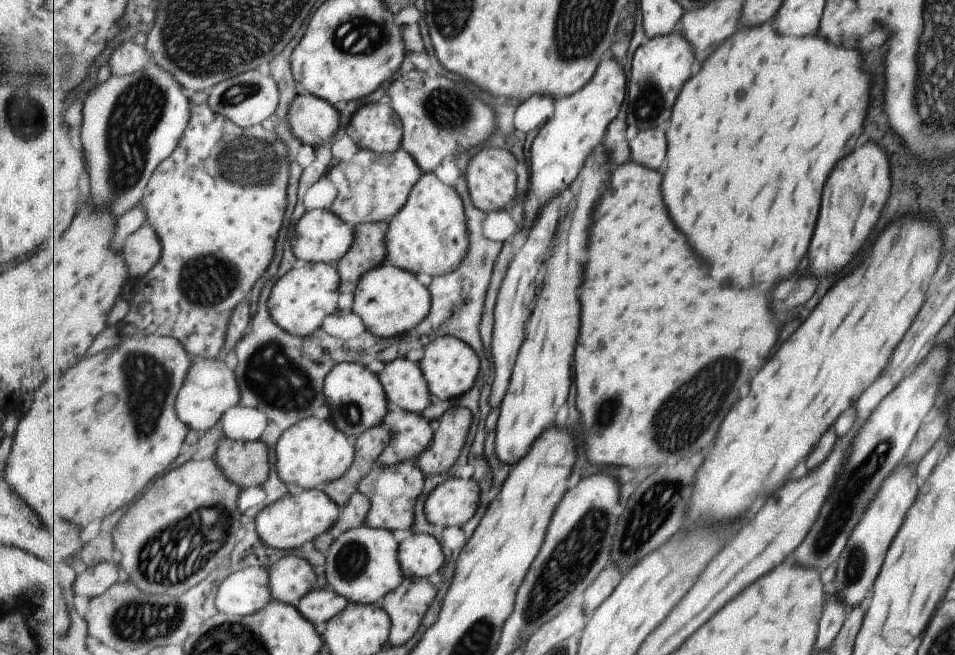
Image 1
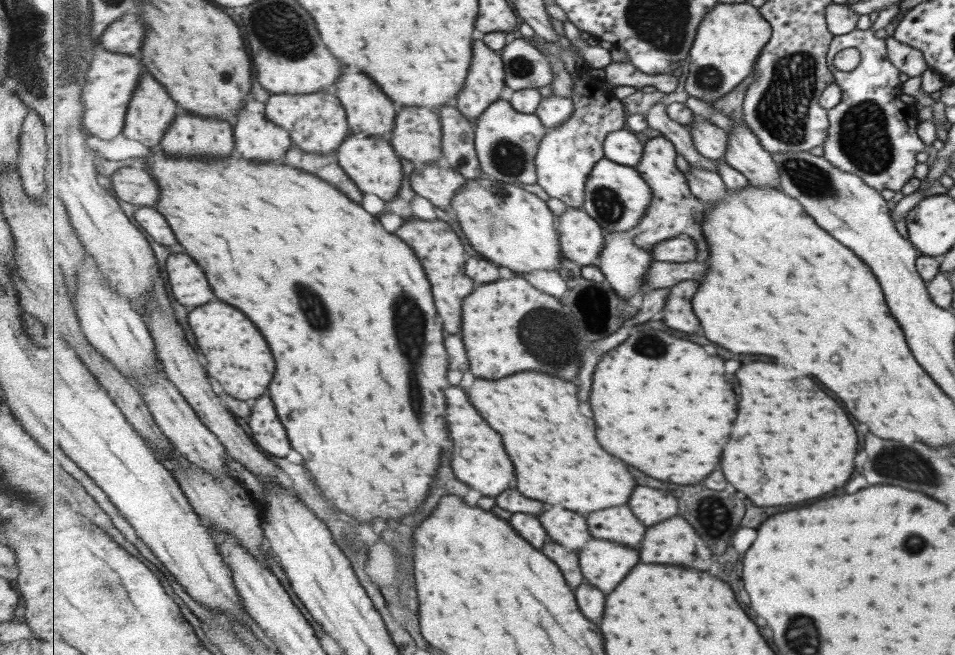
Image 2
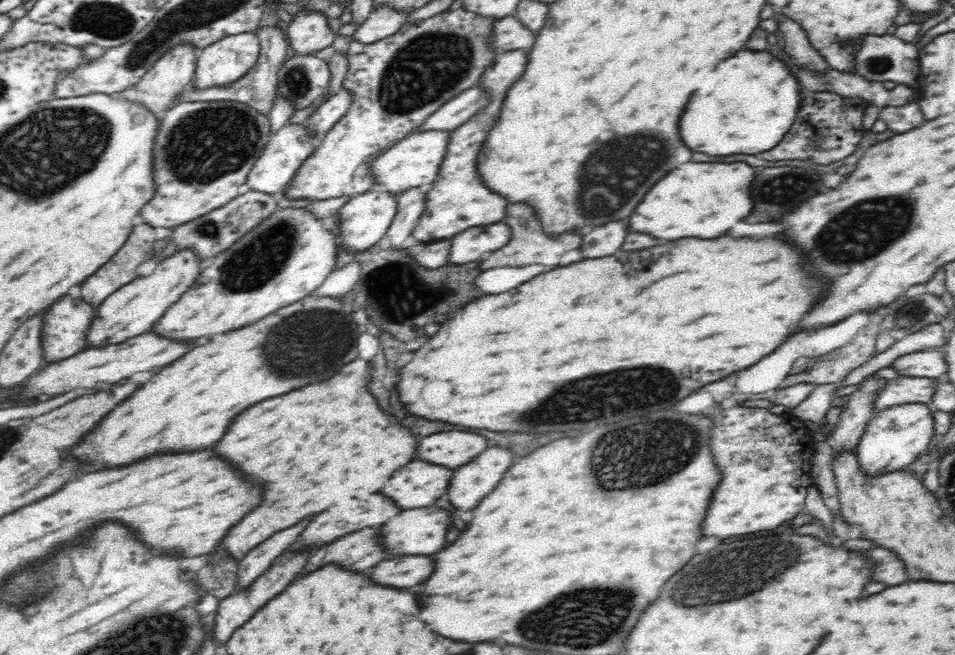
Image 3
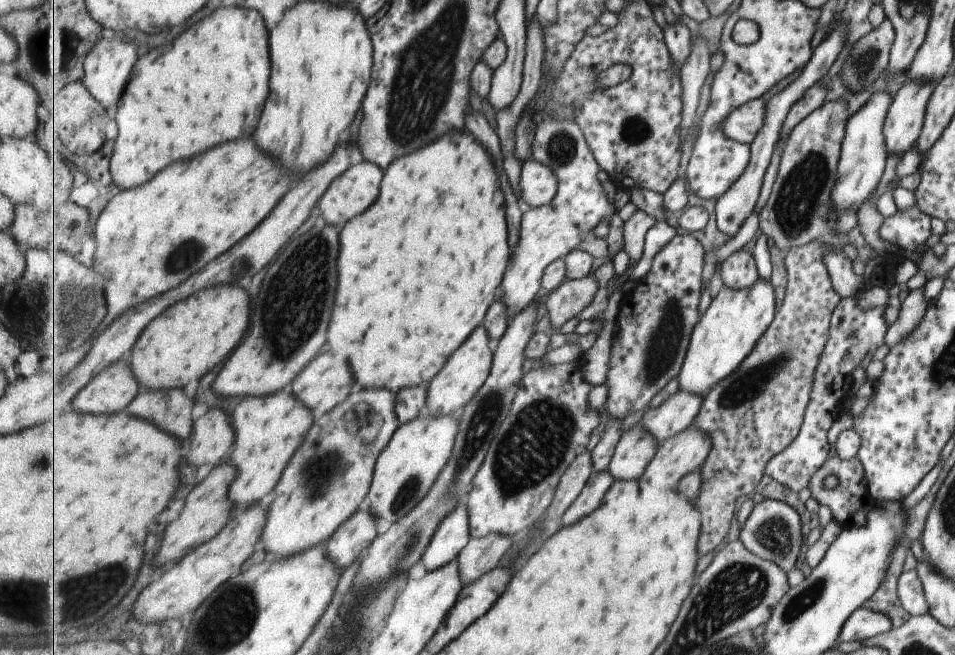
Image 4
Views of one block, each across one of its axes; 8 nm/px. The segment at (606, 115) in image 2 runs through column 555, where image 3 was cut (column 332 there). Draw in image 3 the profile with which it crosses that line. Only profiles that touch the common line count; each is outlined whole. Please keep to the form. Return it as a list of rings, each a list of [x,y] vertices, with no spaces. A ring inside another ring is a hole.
[[[464,6],[458,10],[446,10],[421,24],[406,22],[398,32],[365,45],[363,53],[350,55],[343,88],[353,94],[352,104],[348,112],[326,133],[318,150],[298,169],[289,189],[281,197],[326,200],[378,189],[378,182],[373,174],[373,162],[425,123],[442,105],[461,92],[477,86],[481,76],[493,65],[500,52],[503,52],[491,42],[493,24],[498,19],[500,18],[495,16],[476,14]]]

